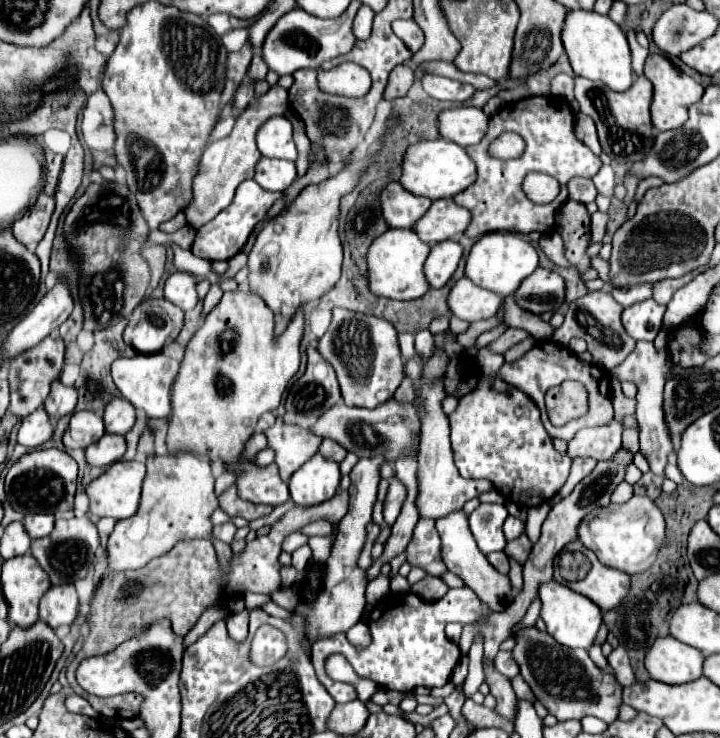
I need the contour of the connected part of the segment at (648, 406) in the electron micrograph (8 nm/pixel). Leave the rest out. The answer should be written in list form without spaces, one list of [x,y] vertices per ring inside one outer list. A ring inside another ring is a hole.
[[[637,341],[633,353],[621,363],[621,367],[613,369],[613,375],[617,375],[623,381],[635,381],[637,385],[637,421],[641,427],[639,433],[639,443],[641,443],[641,453],[647,457],[651,471],[655,475],[663,475],[663,469],[667,465],[667,455],[675,449],[673,441],[669,439],[665,419],[663,419],[663,385],[665,385],[665,371],[669,367],[669,357],[665,351],[655,351],[653,343],[649,341]]]

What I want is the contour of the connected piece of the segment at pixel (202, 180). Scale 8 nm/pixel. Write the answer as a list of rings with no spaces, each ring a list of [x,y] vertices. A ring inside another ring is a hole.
[[[275,85],[263,97],[259,97],[257,101],[253,101],[235,119],[235,127],[233,127],[233,131],[227,137],[223,137],[223,139],[213,141],[213,143],[207,145],[207,149],[203,151],[201,163],[199,163],[199,171],[197,171],[197,175],[193,179],[193,199],[187,205],[187,209],[185,209],[187,223],[193,229],[199,229],[207,221],[211,221],[219,211],[223,211],[233,201],[235,189],[237,189],[237,185],[241,181],[253,179],[255,165],[261,159],[261,153],[259,153],[259,149],[255,145],[255,133],[259,131],[259,127],[267,119],[271,119],[275,115],[285,115],[287,109],[289,109],[287,105],[289,105],[287,91],[283,87],[279,87],[279,85]]]

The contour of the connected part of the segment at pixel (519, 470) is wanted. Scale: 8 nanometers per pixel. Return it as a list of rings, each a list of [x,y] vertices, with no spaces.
[[[479,349],[477,363],[481,365],[479,387],[459,399],[459,407],[449,415],[455,465],[465,479],[491,481],[507,501],[525,507],[547,503],[563,487],[571,459],[553,449],[537,405],[523,391],[499,379],[503,355]]]

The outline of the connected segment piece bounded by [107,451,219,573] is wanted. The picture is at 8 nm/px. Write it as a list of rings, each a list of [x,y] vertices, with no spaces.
[[[191,451],[147,457],[141,507],[137,515],[117,521],[107,543],[107,569],[113,573],[141,569],[181,539],[211,537],[211,513],[219,507],[209,461]]]

